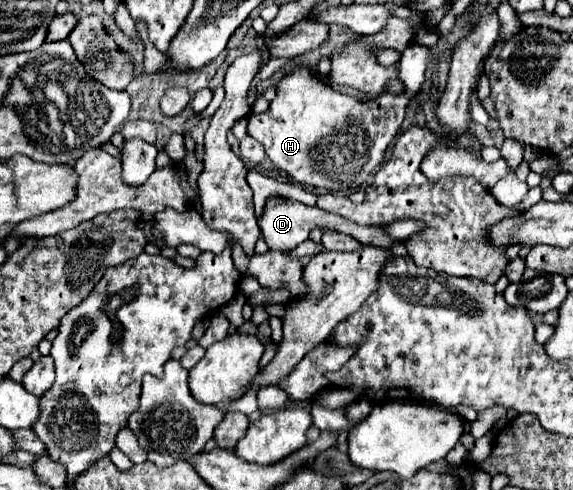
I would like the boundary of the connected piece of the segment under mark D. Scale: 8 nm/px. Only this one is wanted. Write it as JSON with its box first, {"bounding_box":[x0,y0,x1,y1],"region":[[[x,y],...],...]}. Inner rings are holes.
{"bounding_box":[258,198,394,252],"region":[[[268,198],[268,202],[264,204],[264,212],[258,218],[258,226],[260,226],[260,232],[262,232],[268,248],[280,248],[282,252],[294,250],[298,244],[308,240],[308,236],[314,228],[322,228],[324,232],[326,230],[344,232],[344,234],[354,236],[362,244],[374,244],[374,246],[380,246],[380,248],[390,248],[390,244],[394,242],[380,226],[360,226],[356,222],[350,222],[346,218],[324,212],[316,206],[306,206],[306,204],[302,204],[298,200],[290,200],[290,198]]]}

